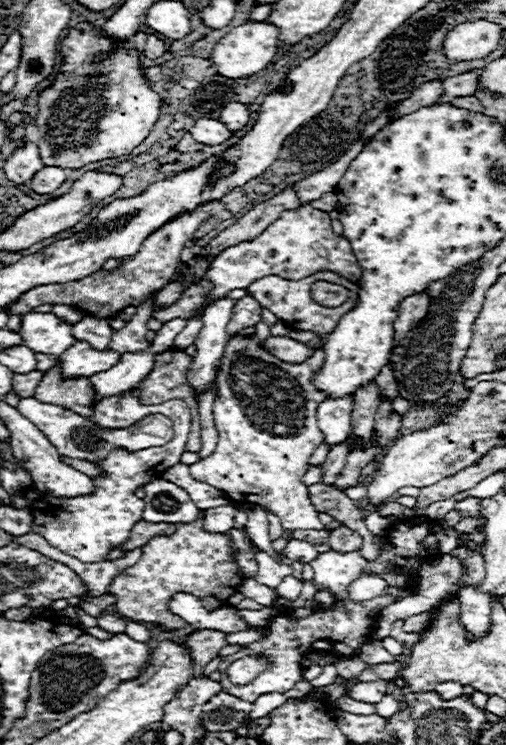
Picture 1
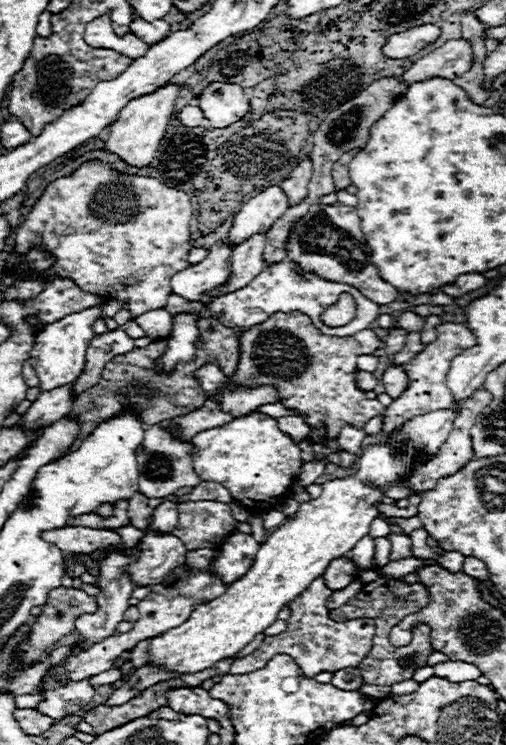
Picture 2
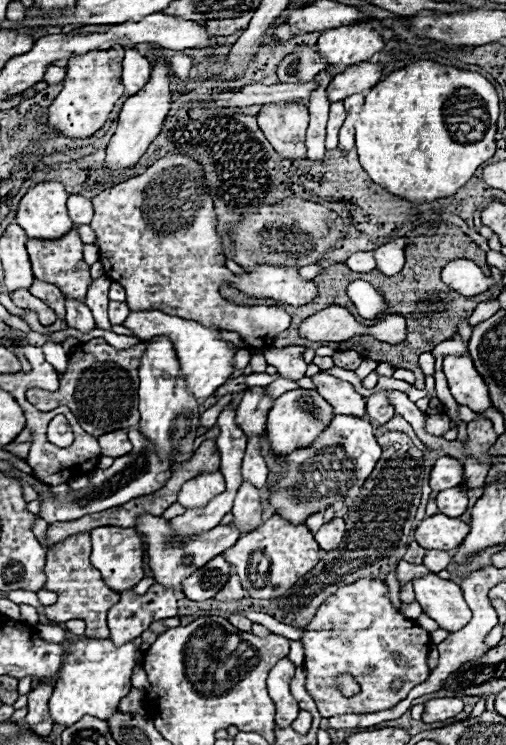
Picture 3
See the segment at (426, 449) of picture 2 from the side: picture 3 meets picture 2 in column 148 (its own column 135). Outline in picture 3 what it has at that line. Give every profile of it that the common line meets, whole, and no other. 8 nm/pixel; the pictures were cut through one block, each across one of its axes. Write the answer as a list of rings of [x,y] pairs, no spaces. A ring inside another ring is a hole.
[[[84,638],[66,648],[64,666],[58,672],[58,680],[54,686],[54,694],[50,698],[50,716],[56,724],[70,726],[78,722],[82,716],[110,718],[118,702],[130,692],[130,676],[136,666],[136,646],[134,642],[126,642],[122,646],[114,646],[110,638]]]

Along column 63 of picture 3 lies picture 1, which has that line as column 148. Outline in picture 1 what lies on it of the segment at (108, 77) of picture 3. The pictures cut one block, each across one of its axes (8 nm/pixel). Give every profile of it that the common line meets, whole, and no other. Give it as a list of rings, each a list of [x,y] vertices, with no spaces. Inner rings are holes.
[[[78,24],[76,28],[70,30],[68,38],[62,40],[62,54],[64,54],[62,74],[58,74],[54,84],[38,96],[36,130],[40,138],[36,140],[36,146],[46,166],[82,168],[90,162],[100,162],[106,158],[118,158],[130,154],[132,148],[144,142],[144,138],[150,134],[152,126],[156,124],[160,114],[160,96],[148,88],[148,82],[142,76],[138,52],[126,48],[126,44],[118,44],[118,46],[112,44],[112,48],[110,44],[112,40],[102,34],[94,34],[90,24]],[[78,44],[86,44],[88,48],[80,50]],[[108,52],[112,54],[112,58],[94,62],[98,54],[108,54]]]

